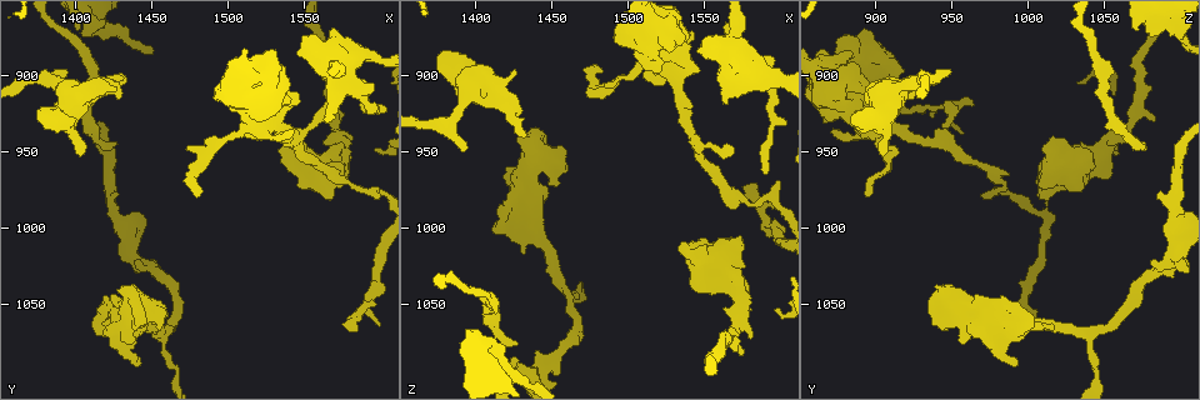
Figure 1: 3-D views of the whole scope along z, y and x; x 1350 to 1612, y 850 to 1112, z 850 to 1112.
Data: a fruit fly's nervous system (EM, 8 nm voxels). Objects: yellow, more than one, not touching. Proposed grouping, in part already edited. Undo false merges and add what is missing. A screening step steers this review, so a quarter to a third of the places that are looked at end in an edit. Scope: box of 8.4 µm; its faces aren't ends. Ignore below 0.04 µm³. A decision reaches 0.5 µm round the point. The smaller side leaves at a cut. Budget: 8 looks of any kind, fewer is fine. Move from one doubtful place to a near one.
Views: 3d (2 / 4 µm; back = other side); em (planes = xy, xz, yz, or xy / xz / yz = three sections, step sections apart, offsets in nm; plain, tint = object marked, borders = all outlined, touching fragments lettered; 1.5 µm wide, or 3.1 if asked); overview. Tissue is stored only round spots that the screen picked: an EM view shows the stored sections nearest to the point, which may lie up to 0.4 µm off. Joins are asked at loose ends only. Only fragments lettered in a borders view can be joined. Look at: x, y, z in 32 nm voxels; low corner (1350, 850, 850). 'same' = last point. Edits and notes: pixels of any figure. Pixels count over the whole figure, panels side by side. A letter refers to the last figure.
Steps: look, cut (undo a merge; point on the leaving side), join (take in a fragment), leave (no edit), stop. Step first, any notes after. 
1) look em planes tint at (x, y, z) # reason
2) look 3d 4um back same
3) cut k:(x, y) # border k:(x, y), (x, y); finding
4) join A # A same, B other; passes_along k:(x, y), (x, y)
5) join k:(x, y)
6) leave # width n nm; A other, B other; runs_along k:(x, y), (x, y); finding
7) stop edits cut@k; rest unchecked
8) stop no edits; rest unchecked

look em xz step 4 tint at (1454, 1068, 1036) # three arms meet

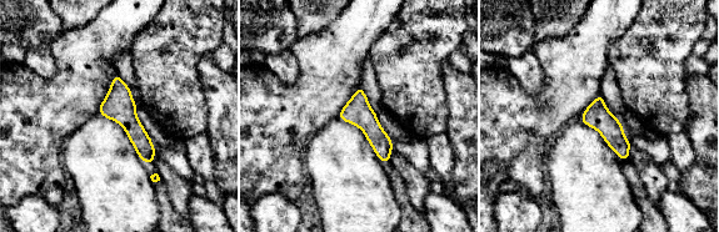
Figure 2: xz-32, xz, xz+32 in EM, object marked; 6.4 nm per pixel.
look em planes tint same

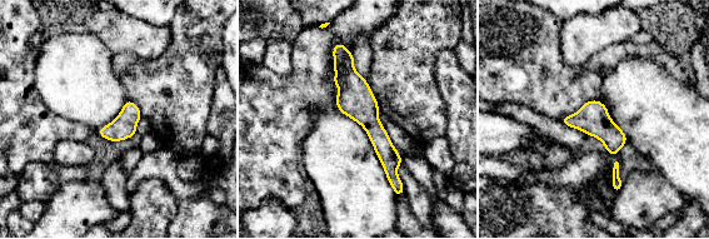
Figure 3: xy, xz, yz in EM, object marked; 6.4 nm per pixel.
look em planes borders same

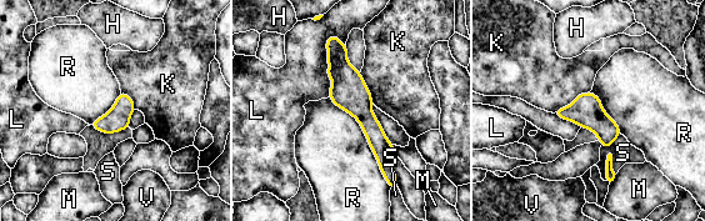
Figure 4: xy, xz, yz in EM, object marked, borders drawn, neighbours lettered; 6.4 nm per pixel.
leave # H other, K other, L other, M other, R other, S other, V other; border 4:(329, 98), (356, 120), (390, 189); continuous, no second cell

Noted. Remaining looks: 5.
look em xy step 4 tint at (1568, 918, 1072) # thin neck

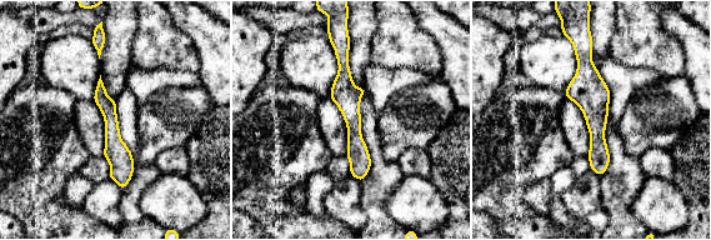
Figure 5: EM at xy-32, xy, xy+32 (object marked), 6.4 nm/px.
look em planes tint same

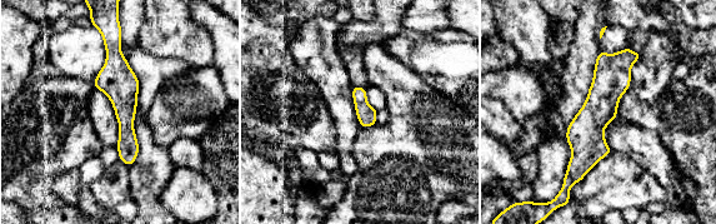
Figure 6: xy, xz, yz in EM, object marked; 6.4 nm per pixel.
look em planes borders same # what lies round it

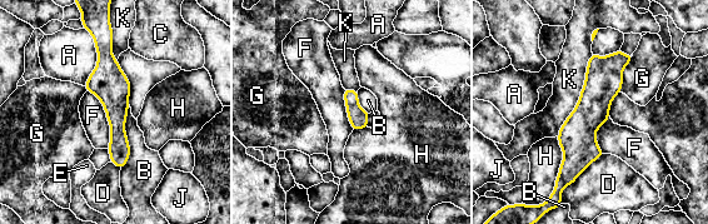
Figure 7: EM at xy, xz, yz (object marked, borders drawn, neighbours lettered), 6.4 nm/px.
leave # A other, B other, C other, D other, E other, F other, G other, H other, J other, K other; all the same cell

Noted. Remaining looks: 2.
look em planes borders at (1562, 900, 910) # branch stops here

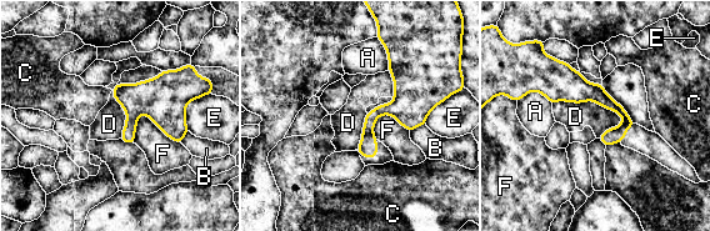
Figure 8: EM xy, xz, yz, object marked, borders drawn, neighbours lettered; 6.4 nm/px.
leave # A other, B other, C other, D other, E other, F other; border 8:(553, 103), (595, 101), (623, 121); no lettered fragment goes on from it

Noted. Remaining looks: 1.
stop no edits; rest unchecked

